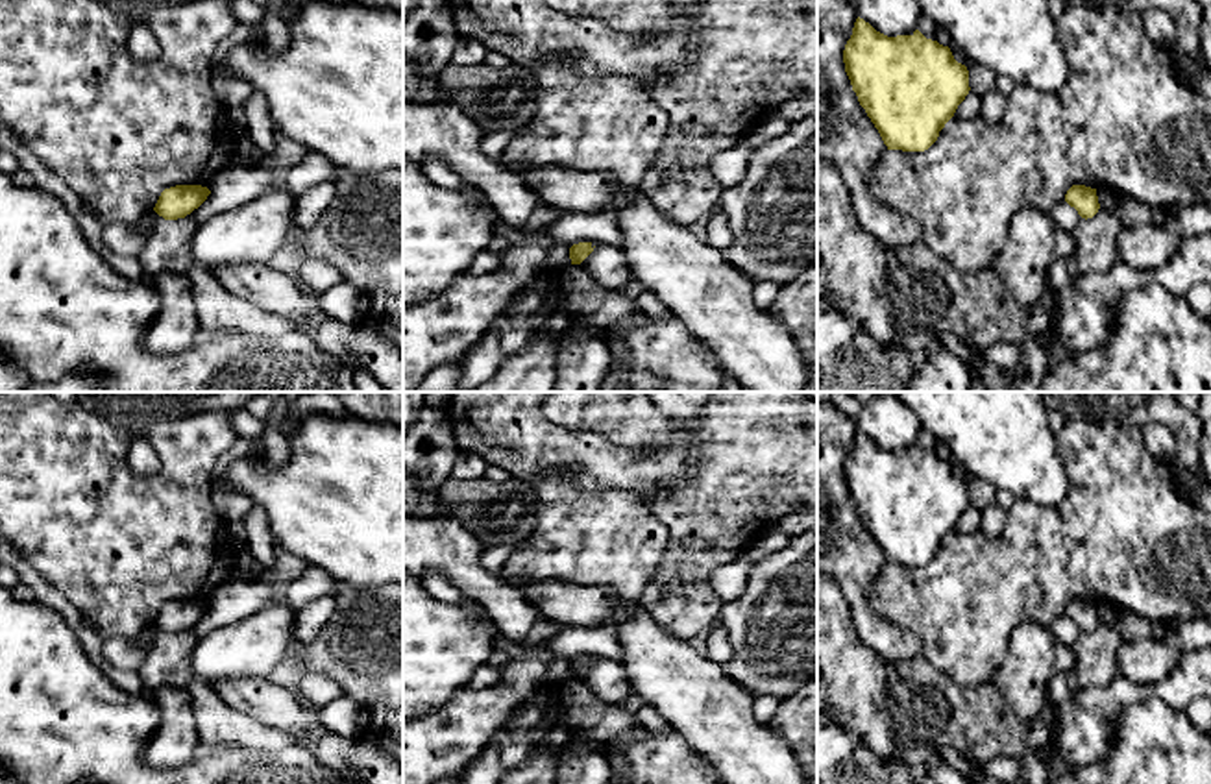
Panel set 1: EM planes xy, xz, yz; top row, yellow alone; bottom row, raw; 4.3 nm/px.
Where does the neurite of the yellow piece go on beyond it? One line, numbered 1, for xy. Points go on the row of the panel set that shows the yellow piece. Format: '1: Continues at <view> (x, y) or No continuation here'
1: No continuation here

